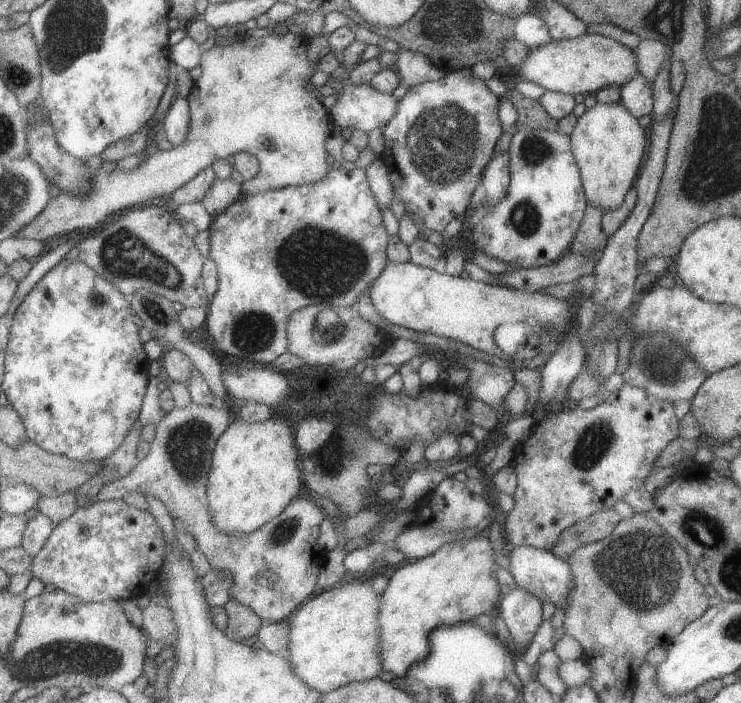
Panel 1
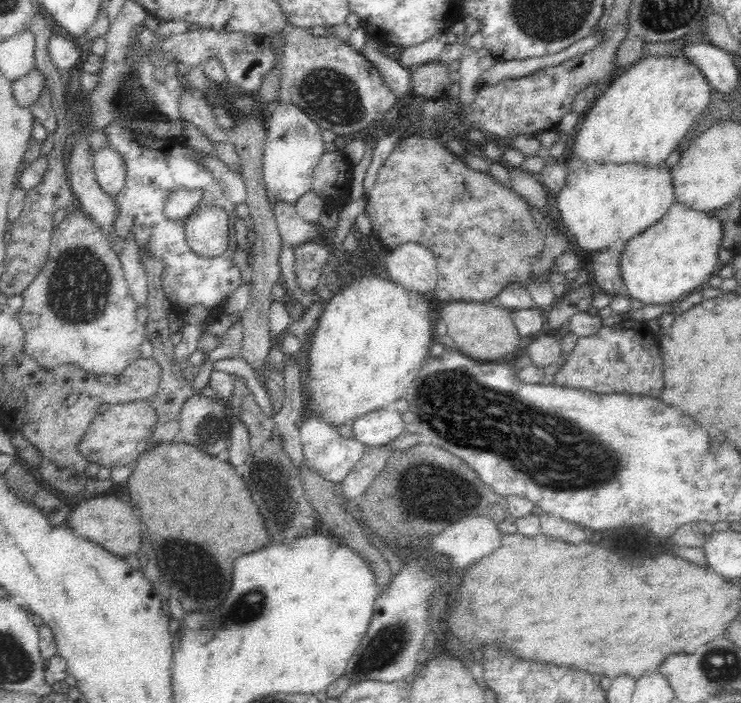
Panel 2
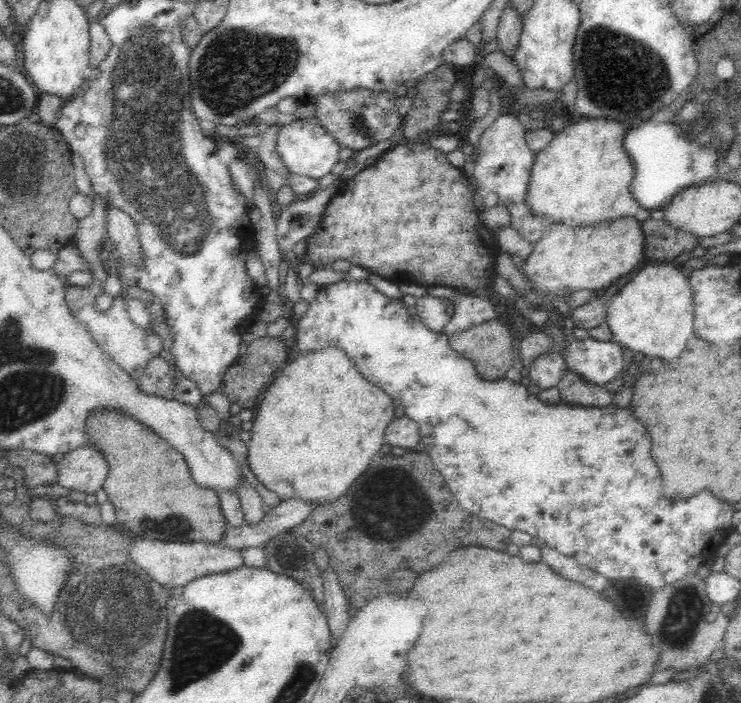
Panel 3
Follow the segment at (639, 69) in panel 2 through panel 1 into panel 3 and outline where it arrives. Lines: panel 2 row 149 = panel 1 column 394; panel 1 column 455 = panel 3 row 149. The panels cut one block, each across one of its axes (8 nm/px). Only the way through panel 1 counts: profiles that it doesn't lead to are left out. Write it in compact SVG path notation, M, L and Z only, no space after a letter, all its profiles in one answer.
M579 119L576 123L570 122L566 125L562 131L558 131L555 134L555 138L548 144L542 151L539 151L534 156L534 162L530 169L530 176L527 182L525 190L525 203L528 206L528 213L534 215L534 217L542 217L542 219L548 219L552 224L562 223L569 225L570 227L598 227L602 223L612 223L614 221L622 221L623 219L634 219L638 223L642 223L648 216L650 216L650 210L643 210L638 201L634 199L633 194L630 193L630 183L634 180L635 169L630 165L629 157L626 156L626 152L623 147L623 139L626 136L626 130L628 124L622 124L622 122L614 122L614 120L604 119Z

